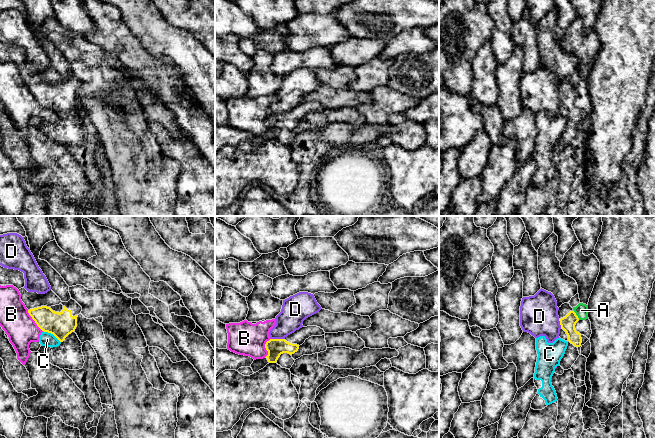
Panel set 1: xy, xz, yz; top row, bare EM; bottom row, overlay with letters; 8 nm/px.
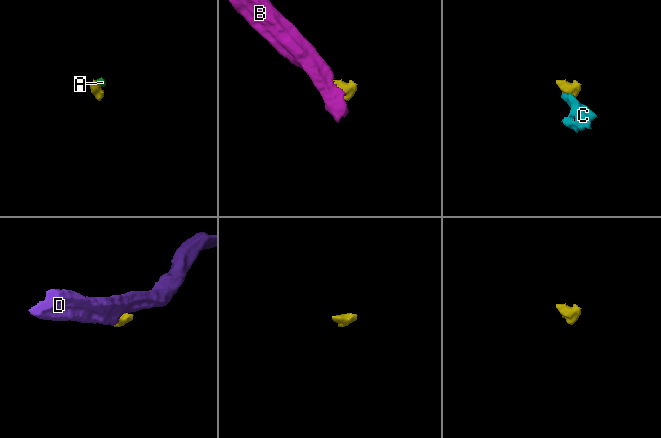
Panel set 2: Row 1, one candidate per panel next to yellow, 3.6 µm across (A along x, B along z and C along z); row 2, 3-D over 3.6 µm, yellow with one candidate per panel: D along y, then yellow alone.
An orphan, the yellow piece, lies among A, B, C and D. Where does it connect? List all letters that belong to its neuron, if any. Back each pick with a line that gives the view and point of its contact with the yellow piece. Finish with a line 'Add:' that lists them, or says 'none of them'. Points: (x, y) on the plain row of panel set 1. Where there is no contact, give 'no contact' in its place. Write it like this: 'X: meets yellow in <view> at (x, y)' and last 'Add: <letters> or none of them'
Add: none of them

